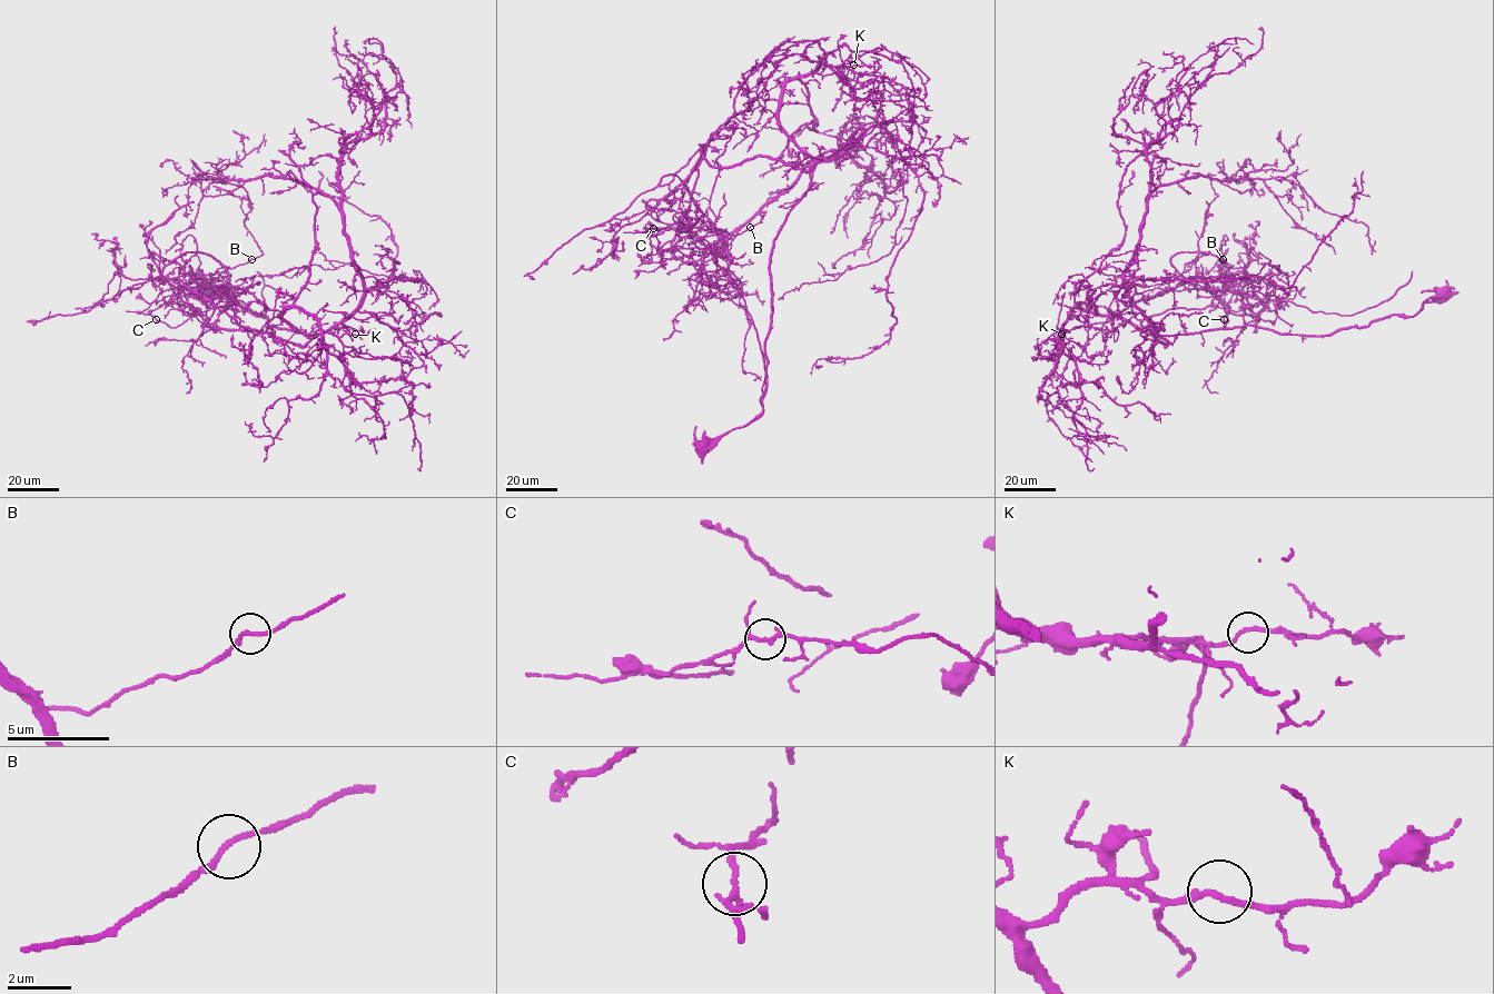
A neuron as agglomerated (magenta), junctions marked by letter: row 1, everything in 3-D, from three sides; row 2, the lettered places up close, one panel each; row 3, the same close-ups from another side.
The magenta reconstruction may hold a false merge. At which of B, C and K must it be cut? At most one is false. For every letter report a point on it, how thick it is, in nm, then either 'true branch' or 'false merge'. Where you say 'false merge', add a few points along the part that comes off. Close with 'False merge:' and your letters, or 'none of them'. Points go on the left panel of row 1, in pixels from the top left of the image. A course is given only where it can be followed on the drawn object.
B: (251, 259) | 180 nm | true branch
C: (156, 319) | 190 nm | false merge | (156, 319), (176, 327), (227, 296), (216, 259), (184, 252), (161, 277), (244, 327), (259, 385), (243, 371)
K: (355, 334) | 190 nm | true branch
False merge: C

